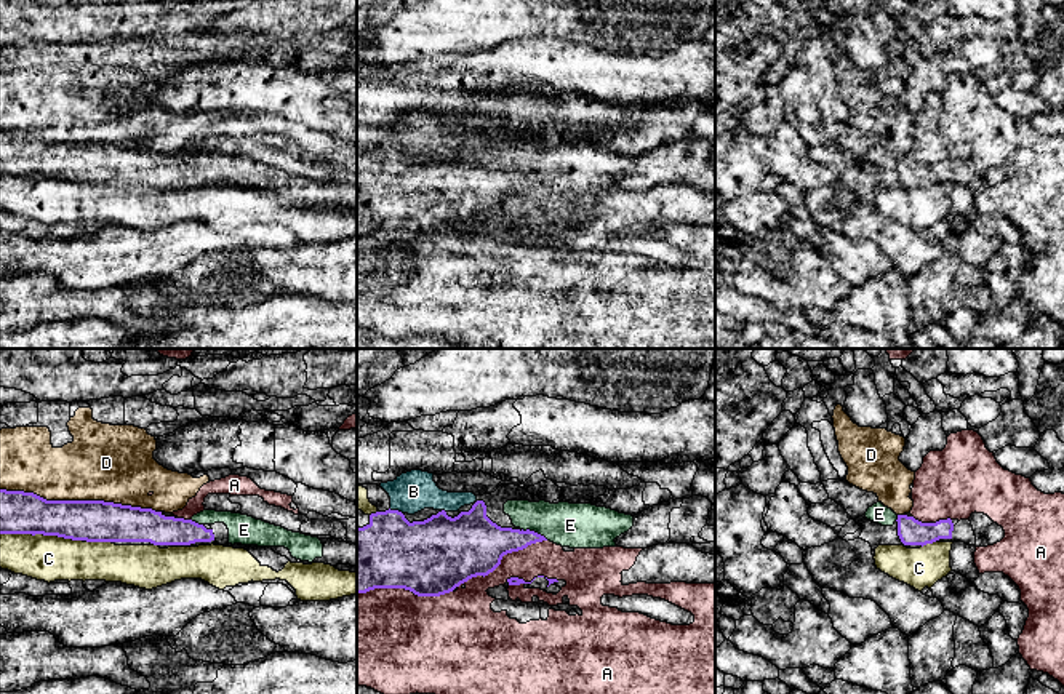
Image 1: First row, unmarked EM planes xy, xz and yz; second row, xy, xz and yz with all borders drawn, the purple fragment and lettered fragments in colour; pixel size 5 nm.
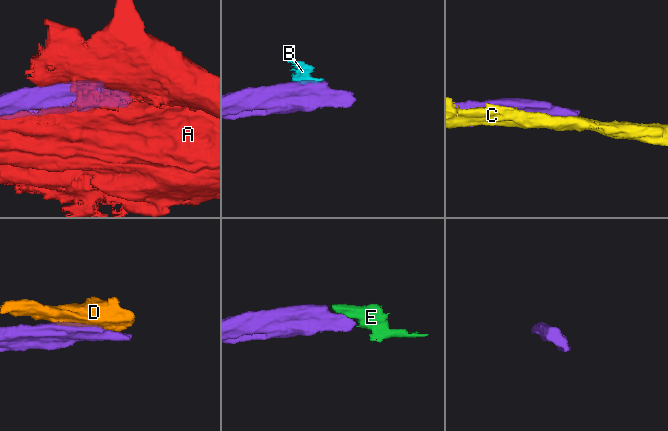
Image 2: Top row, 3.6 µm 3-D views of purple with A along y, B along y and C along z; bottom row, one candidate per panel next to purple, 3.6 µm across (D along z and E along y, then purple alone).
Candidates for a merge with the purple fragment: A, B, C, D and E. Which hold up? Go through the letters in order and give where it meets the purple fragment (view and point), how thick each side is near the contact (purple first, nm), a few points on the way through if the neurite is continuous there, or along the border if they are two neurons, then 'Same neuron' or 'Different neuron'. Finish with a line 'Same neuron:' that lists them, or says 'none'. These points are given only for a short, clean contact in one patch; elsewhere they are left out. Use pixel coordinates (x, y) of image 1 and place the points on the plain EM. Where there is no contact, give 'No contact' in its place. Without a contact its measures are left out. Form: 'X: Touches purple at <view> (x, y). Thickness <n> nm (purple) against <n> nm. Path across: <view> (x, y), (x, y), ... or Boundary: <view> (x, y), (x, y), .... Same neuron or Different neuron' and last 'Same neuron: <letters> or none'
A: Touches purple at xz (404, 229). Thickness 380 nm (purple) against 480 nm. Different neuron
B: Touches purple at xz (396, 152). Thickness 360 nm (purple) against 200 nm. Boundary: xz (389, 151), (397, 151), (402, 155). Different neuron
C: Touches purple at xy (42, 175). Thickness 220 nm (purple) against 220 nm. Different neuron
D: Touches purple at xy (80, 143). Thickness 200 nm (purple) against 380 nm. Different neuron
E: Touches purple at xz (533, 173). Thickness 220 nm (purple) against 220 nm. Path across: xz (485, 184), (522, 181), (533, 173), (540, 167), (570, 167). Same neuron
Same neuron: E

